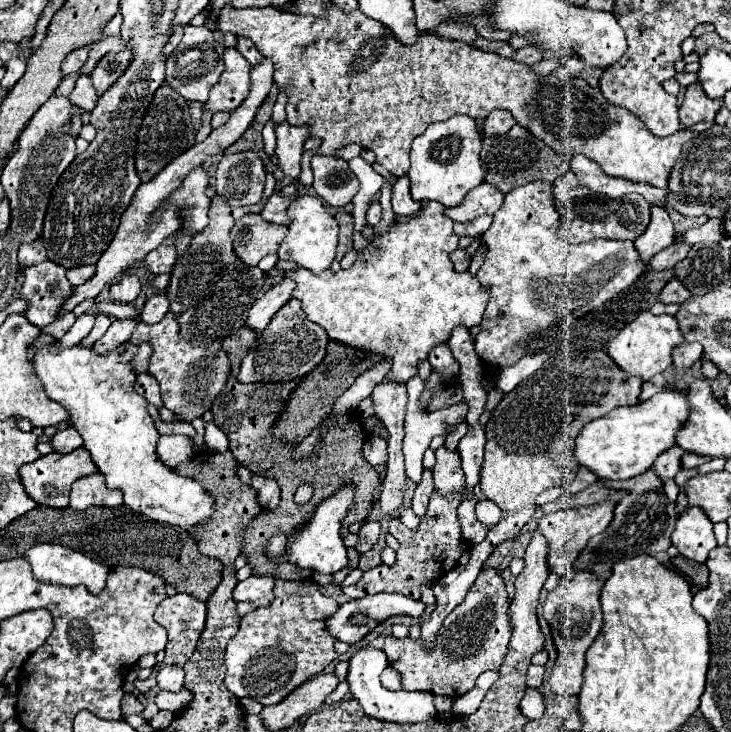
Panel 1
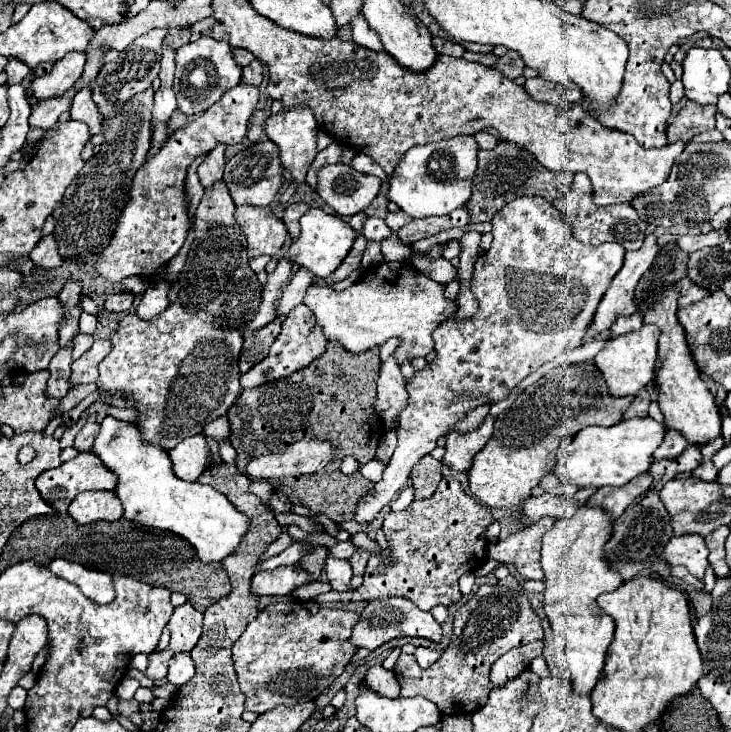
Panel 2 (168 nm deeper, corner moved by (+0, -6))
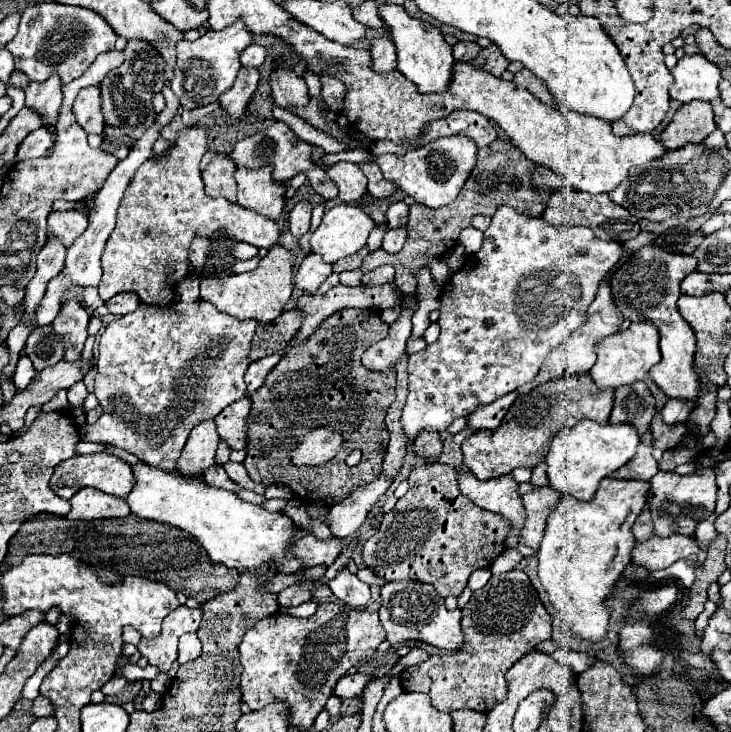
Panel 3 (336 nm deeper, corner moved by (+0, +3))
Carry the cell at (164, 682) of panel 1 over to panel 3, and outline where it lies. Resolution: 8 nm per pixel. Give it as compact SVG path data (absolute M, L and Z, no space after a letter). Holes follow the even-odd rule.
M186 633L180 637L180 647L178 647L178 663L184 665L200 655L200 639L196 633Z

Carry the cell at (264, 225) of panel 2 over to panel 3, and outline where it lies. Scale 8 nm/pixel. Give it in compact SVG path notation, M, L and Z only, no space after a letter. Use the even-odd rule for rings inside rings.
M270 167L260 169L236 169L238 183L238 203L244 209L252 209L272 221L278 221L284 209L284 187L272 181Z

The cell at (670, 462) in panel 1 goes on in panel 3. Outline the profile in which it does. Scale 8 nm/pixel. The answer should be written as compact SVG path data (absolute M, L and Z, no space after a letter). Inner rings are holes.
M668 399L664 411L662 411L662 421L666 425L678 425L678 423L686 423L690 411L694 409L694 405L690 401L680 401L680 399Z

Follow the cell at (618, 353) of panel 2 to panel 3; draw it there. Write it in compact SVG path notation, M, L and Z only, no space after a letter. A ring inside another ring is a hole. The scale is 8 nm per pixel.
M632 323L626 331L618 331L612 337L604 337L604 341L596 345L596 355L598 359L590 369L590 375L600 389L618 389L622 385L632 385L644 379L648 371L660 361L658 329L652 323Z

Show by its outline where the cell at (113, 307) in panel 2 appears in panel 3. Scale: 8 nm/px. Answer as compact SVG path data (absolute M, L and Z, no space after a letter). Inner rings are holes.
M132 291L118 293L106 301L106 307L112 315L126 315L132 309L136 309L138 305L140 305L140 297L136 297L136 293L132 293Z

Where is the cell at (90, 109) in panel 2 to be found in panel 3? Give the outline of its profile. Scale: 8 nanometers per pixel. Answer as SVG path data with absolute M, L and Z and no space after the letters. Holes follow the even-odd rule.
M86 87L74 101L74 115L86 133L102 133L104 119L100 111L100 89Z

